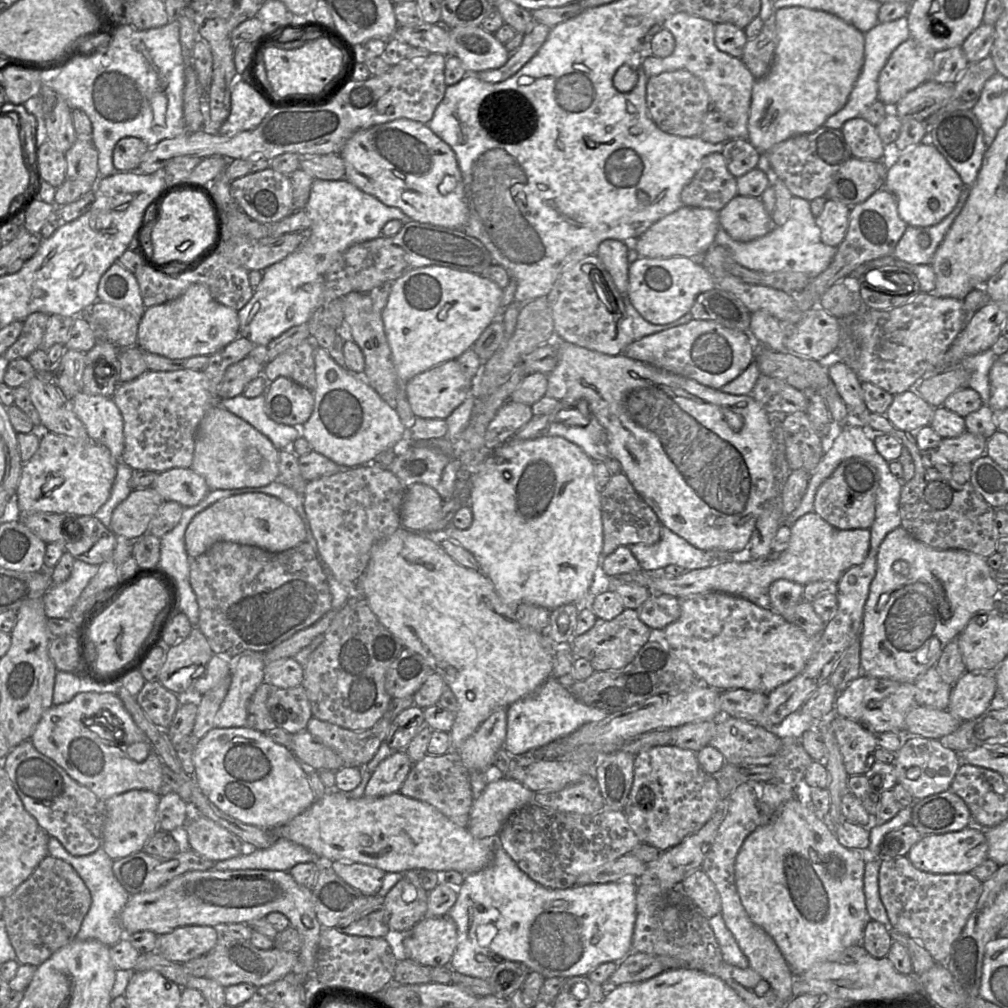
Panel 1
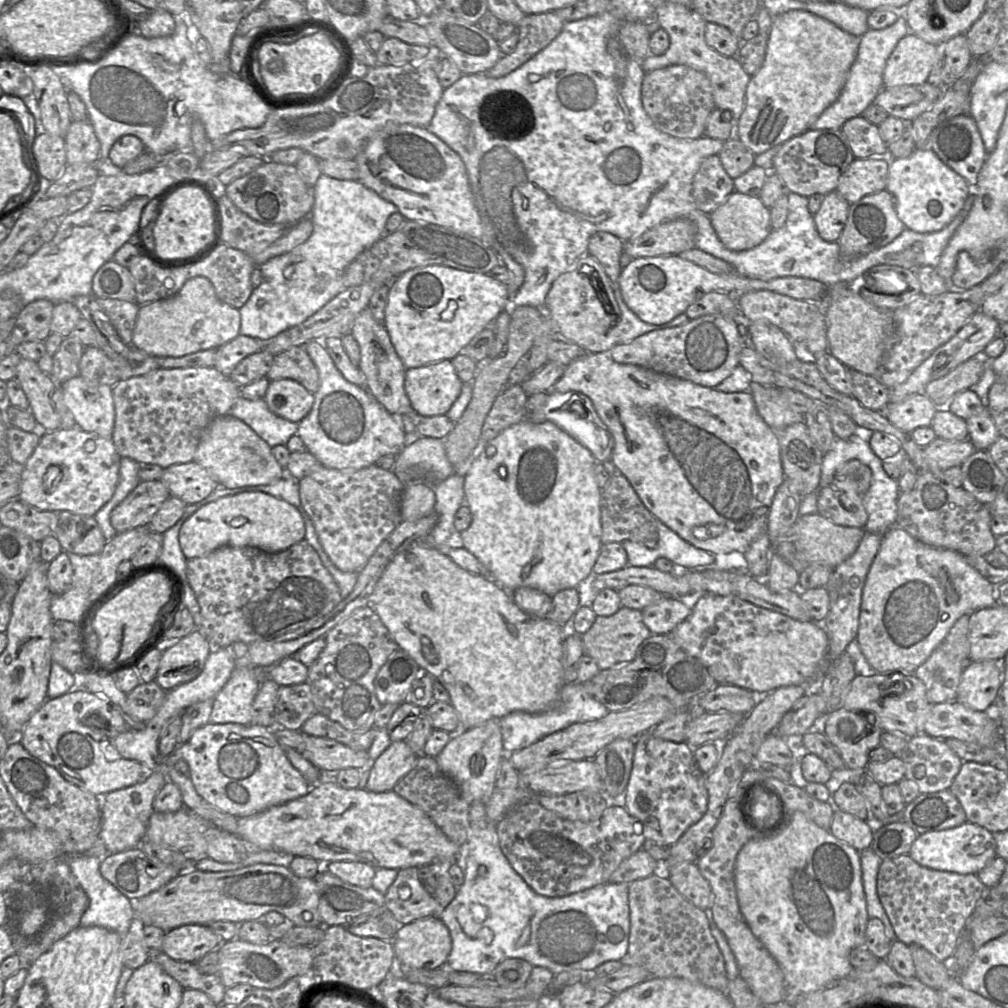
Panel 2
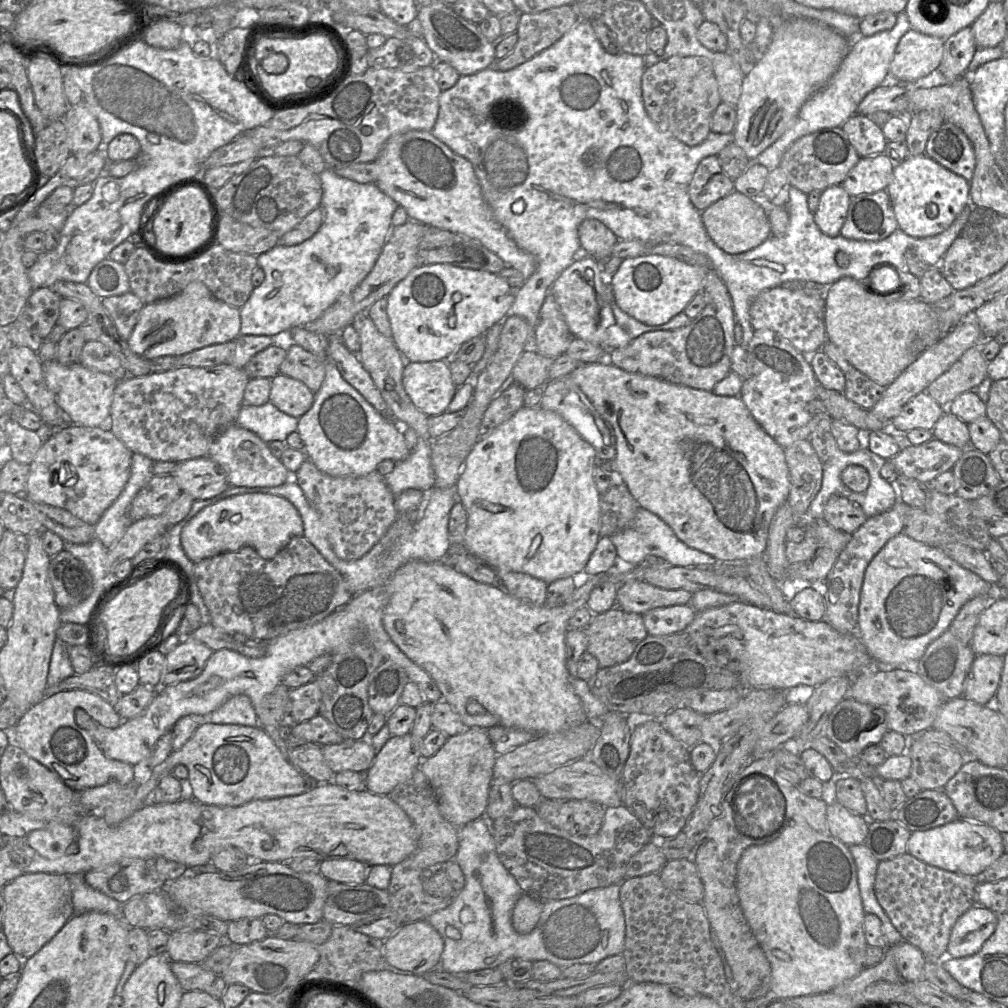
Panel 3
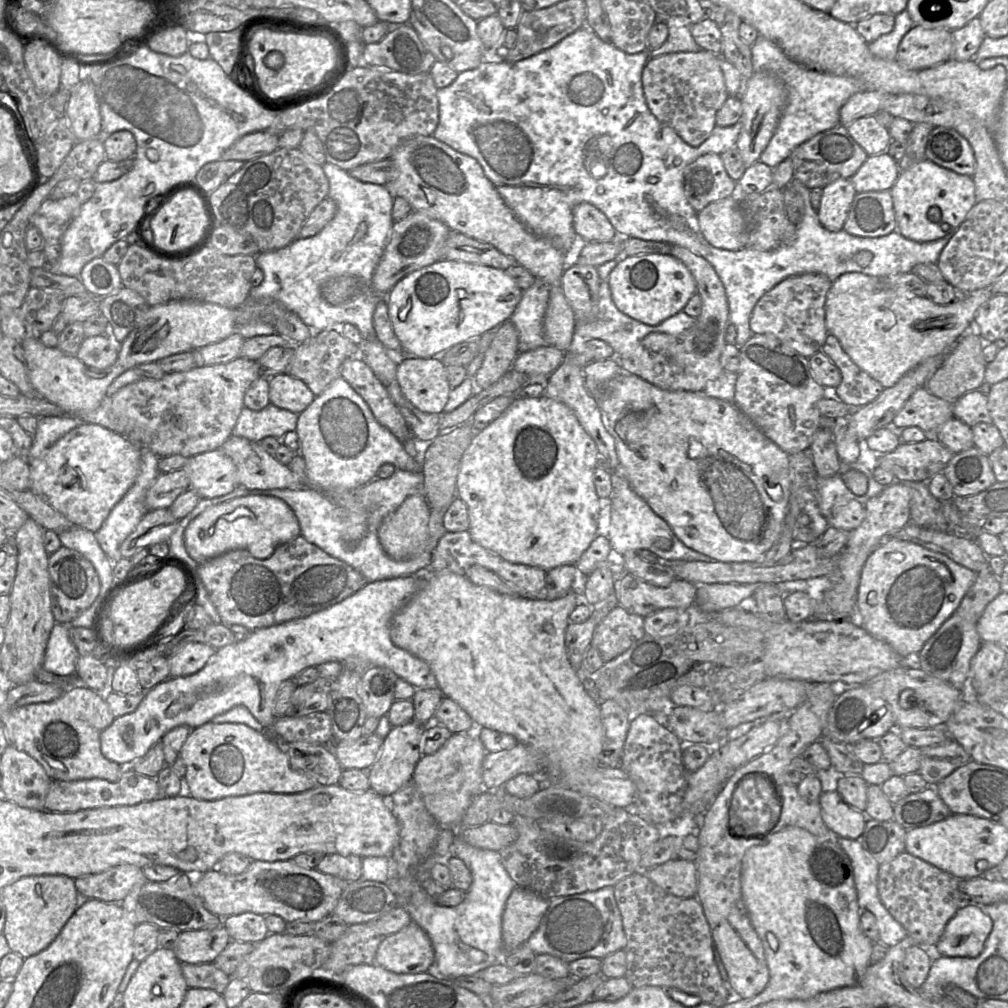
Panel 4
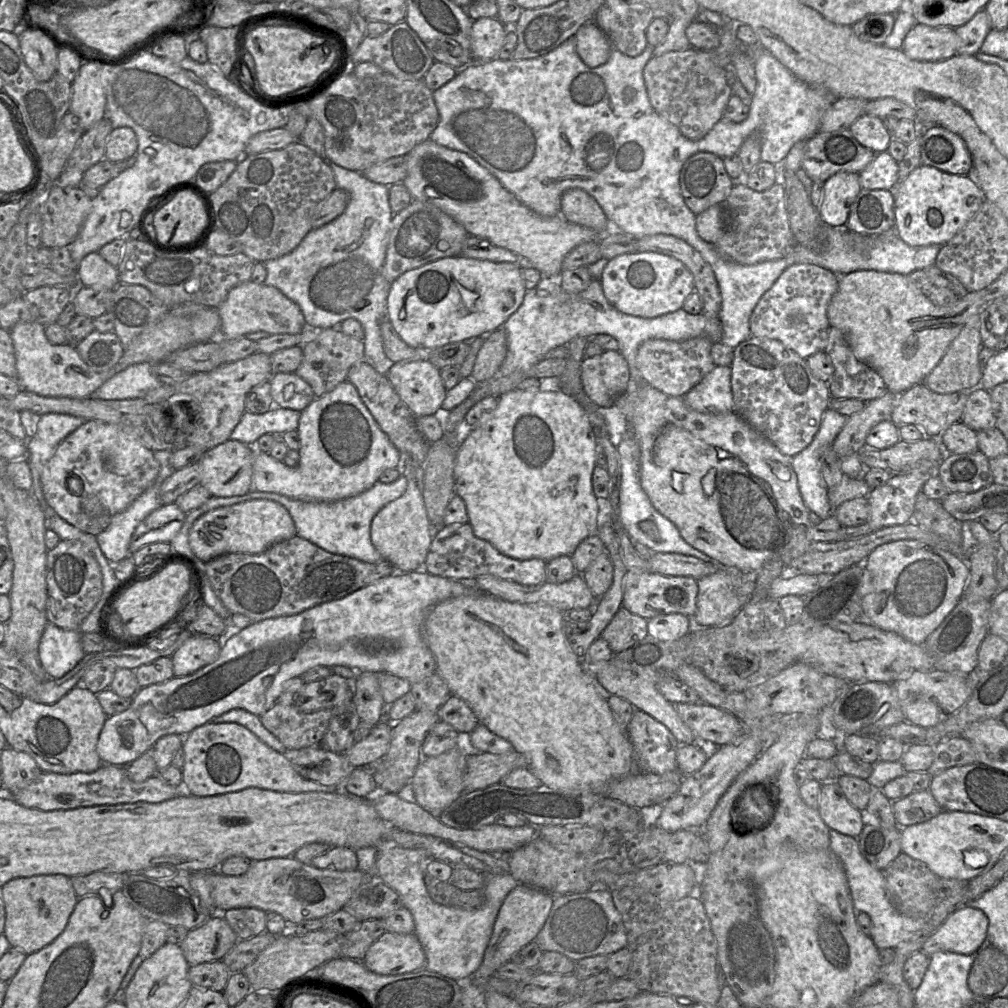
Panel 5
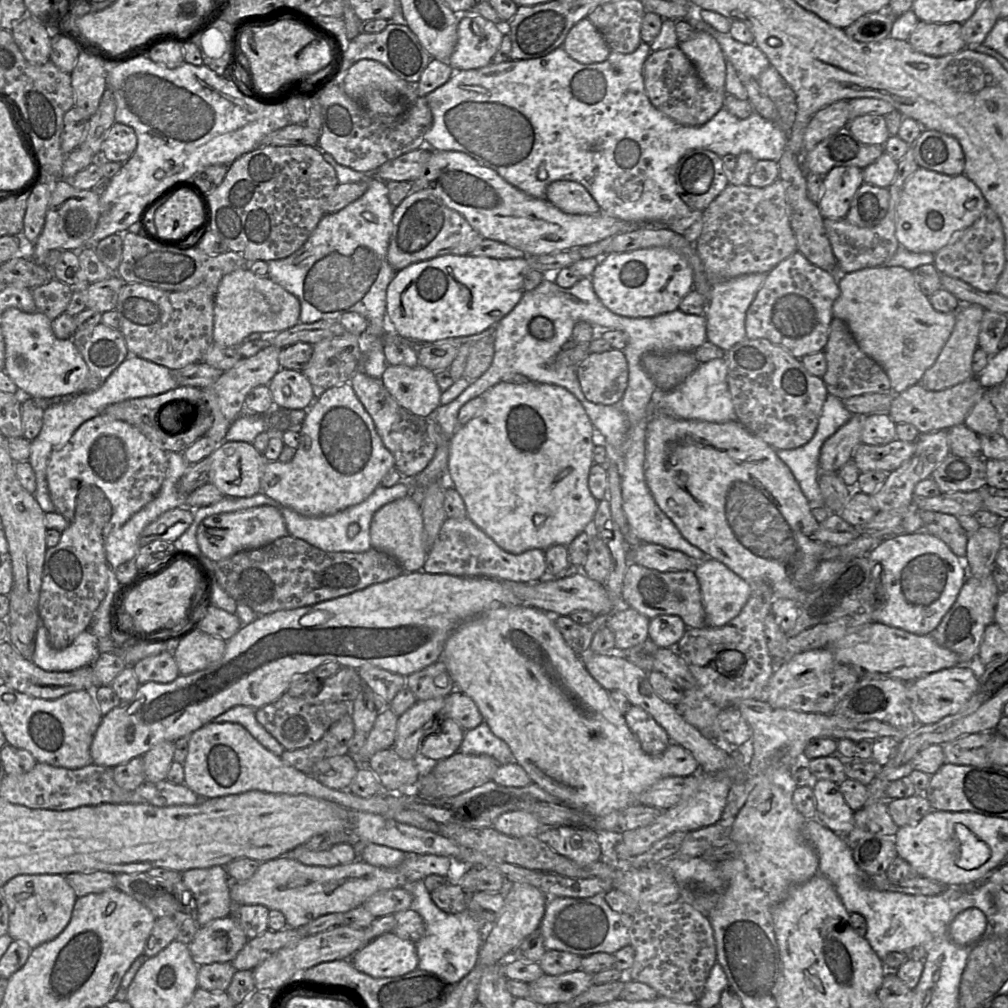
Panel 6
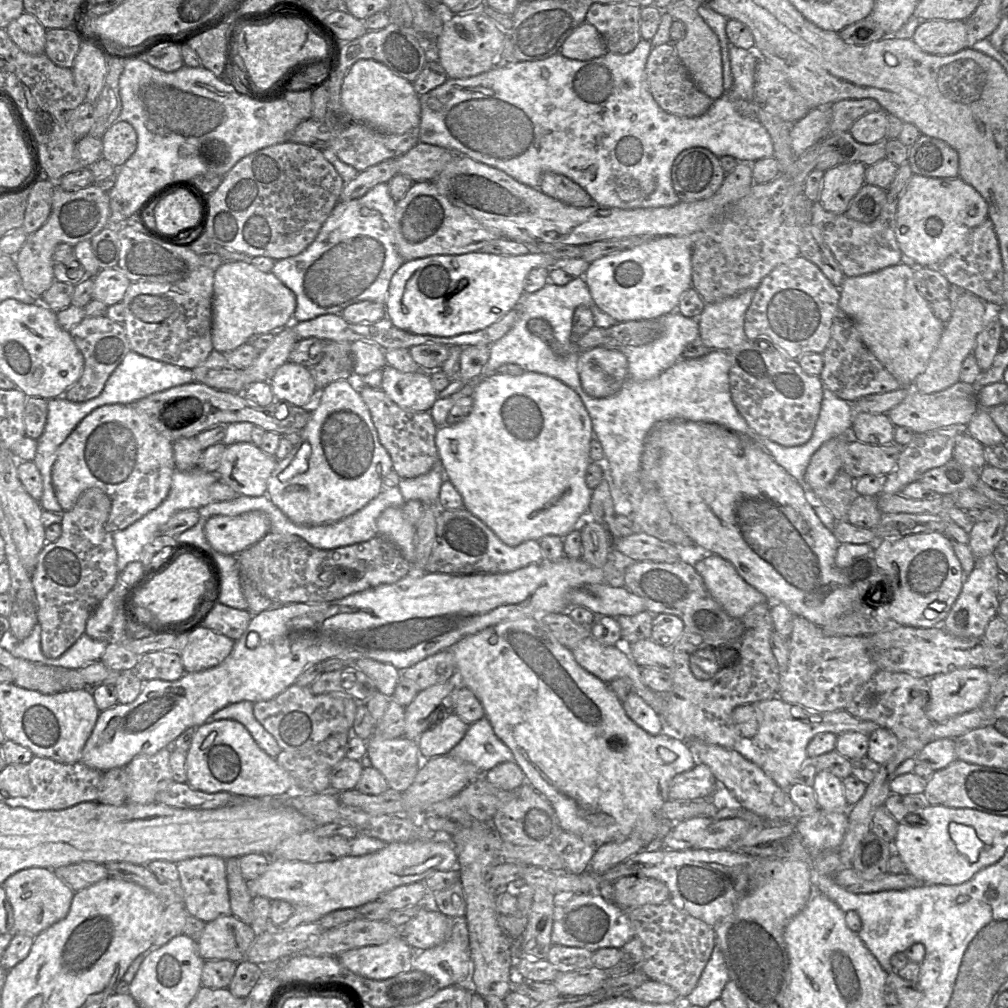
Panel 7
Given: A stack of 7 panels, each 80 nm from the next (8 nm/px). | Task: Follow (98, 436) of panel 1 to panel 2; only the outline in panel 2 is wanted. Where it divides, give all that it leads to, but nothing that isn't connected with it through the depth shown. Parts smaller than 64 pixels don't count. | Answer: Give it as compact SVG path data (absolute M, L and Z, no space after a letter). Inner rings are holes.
M77 375L62 383L60 388L64 403L79 428L112 439L115 421L113 387L89 385Z

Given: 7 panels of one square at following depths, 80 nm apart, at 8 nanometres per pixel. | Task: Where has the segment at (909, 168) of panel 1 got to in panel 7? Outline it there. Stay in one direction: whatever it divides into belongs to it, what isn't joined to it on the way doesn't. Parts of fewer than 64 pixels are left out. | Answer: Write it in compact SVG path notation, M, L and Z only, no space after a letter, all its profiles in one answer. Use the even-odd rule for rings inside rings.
M912 175L897 207L896 237L903 262L914 267L937 267L962 247L971 231L987 218L986 200L959 176Z

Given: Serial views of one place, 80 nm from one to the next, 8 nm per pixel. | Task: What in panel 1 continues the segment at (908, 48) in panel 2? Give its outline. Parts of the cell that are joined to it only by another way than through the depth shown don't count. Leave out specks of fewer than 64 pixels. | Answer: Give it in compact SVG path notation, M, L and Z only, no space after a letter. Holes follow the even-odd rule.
M910 37L890 55L878 77L878 99L892 108L908 92L929 80L933 52Z

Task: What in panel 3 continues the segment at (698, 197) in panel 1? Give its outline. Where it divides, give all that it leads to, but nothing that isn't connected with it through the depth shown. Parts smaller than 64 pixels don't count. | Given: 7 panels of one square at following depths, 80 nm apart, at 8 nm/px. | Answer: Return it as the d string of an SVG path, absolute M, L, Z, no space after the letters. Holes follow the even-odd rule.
M717 155L703 159L691 180L689 196L694 207L706 210L734 191L734 181L723 170Z

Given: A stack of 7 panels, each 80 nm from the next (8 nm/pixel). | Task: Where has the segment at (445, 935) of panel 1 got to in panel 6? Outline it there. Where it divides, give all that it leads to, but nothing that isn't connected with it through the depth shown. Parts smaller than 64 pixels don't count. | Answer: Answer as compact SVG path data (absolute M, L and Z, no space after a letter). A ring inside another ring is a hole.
M393 932L370 941L349 960L357 970L373 978L402 976L418 968L415 943Z

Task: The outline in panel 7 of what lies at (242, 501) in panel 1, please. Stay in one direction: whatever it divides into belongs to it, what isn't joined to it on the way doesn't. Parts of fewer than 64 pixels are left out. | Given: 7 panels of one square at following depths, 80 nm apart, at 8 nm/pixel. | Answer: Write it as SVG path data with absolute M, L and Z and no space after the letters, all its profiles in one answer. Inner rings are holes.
M252 511L238 516L213 516L204 526L211 548L223 555L238 555L270 532L268 516Z

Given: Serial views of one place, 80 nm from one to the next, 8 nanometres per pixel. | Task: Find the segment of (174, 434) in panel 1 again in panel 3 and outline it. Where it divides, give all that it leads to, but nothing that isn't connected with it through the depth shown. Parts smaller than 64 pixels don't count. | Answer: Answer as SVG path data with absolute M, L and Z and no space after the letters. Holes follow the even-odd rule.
M228 363L213 367L176 367L141 377L126 376L115 387L107 426L130 451L153 461L184 462L207 456L214 438L236 423L249 380L243 368Z

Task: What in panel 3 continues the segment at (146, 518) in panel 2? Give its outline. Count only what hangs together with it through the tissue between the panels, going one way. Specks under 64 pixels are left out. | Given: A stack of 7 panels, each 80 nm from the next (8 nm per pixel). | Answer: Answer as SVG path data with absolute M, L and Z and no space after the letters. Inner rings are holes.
M173 475L153 476L131 502L131 521L162 516L180 493L181 489Z

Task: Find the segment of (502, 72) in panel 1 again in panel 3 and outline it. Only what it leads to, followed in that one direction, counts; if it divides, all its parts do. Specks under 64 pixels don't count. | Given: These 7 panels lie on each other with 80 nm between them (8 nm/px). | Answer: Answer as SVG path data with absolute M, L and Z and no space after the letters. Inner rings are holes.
M562 5L537 13L521 13L517 43L511 53L496 60L495 69L507 71L547 49L569 31L579 17L572 5Z

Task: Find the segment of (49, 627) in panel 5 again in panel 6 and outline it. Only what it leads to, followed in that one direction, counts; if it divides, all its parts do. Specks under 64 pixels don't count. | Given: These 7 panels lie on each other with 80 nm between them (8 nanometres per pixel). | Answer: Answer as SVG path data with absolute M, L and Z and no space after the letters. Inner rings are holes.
M39 625L35 636L35 650L31 661L47 672L69 672L92 666L100 652L98 638L88 629L79 634L67 648L56 650L48 642L47 630Z

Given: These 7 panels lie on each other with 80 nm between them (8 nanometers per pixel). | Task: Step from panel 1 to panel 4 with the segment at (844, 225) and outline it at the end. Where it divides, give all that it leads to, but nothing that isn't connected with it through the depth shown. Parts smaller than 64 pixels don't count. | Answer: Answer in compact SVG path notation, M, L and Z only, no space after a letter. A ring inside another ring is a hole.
M841 178L824 187L817 210L821 225L832 232L842 230L856 194L850 179Z

